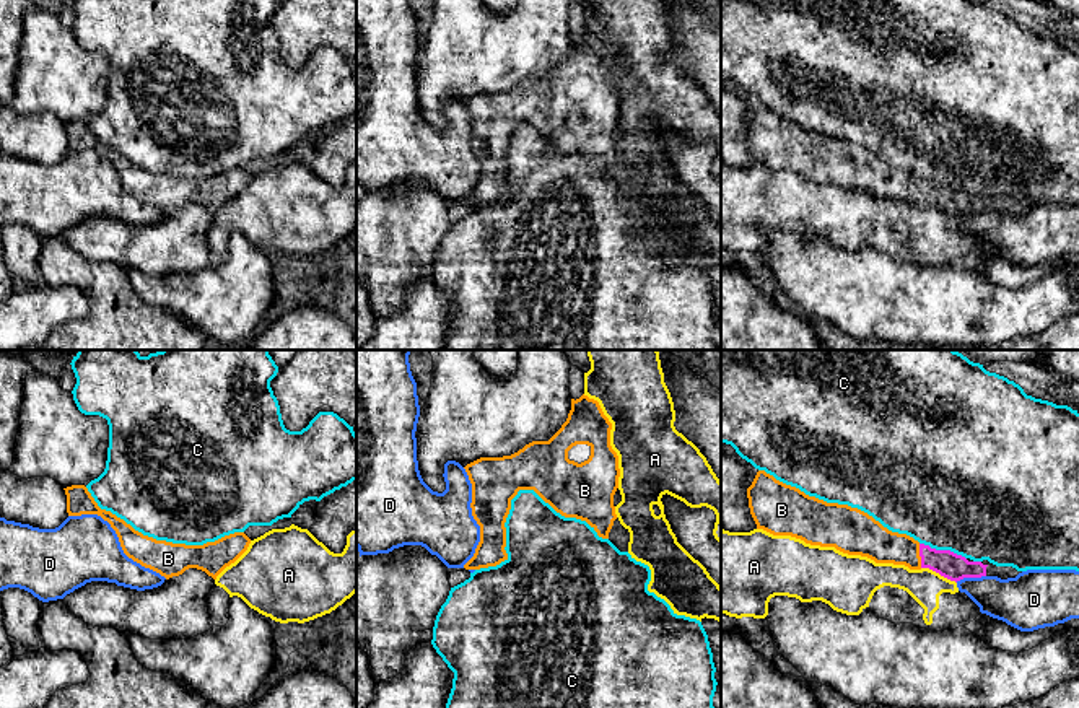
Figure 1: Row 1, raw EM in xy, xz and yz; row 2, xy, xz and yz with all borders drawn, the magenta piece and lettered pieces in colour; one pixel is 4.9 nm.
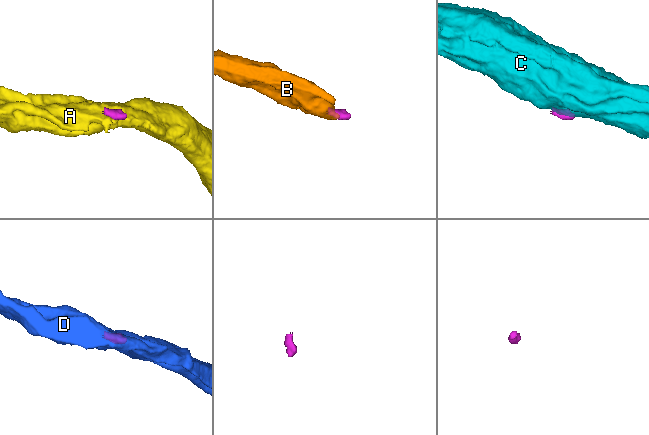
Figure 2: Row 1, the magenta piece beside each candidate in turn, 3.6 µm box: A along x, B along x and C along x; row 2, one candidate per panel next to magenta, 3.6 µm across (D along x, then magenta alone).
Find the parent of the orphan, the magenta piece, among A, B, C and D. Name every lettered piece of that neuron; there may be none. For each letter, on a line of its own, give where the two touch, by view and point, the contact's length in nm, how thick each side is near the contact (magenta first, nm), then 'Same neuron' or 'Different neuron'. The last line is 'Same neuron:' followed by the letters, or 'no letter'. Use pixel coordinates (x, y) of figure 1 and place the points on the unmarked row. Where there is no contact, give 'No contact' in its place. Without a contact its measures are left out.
A: Touches magenta at yz (939, 209). Shared border 190 nm. Thickness 130 nm (magenta) against 170 nm. Different neuron
B: Touches magenta at yz (920, 191). Shared border 120 nm. Thickness 130 nm (magenta) against 170 nm. Same neuron
C: Touches magenta at yz (943, 186). Shared border 240 nm. Thickness 130 nm (magenta) against 480 nm. Different neuron
D: Touches magenta at yz (970, 212). Shared border 160 nm. Thickness 130 nm (magenta) against 220 nm. Different neuron
Same neuron: B

